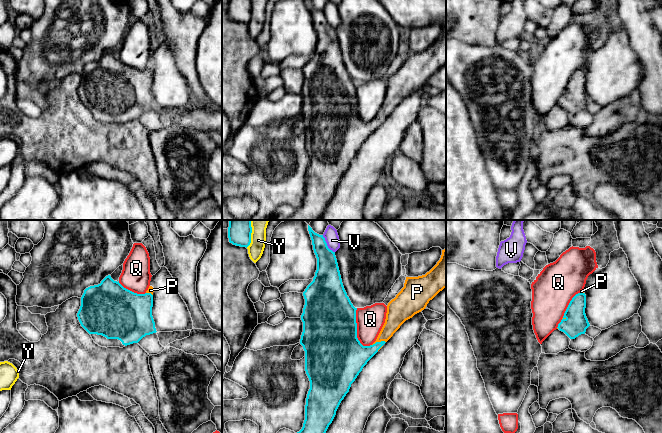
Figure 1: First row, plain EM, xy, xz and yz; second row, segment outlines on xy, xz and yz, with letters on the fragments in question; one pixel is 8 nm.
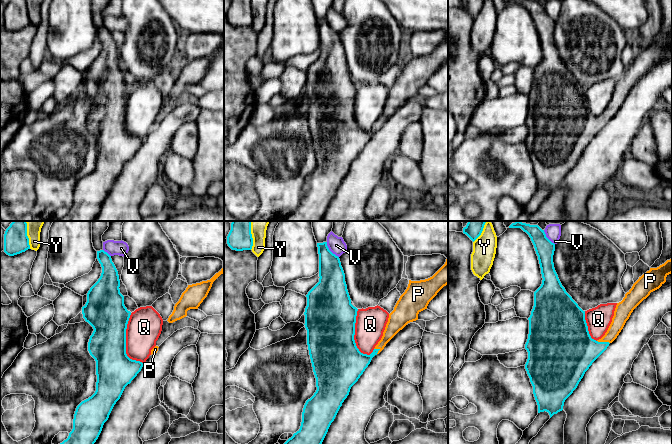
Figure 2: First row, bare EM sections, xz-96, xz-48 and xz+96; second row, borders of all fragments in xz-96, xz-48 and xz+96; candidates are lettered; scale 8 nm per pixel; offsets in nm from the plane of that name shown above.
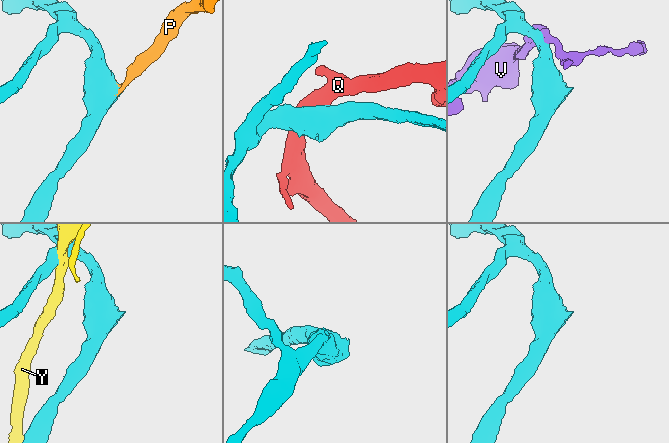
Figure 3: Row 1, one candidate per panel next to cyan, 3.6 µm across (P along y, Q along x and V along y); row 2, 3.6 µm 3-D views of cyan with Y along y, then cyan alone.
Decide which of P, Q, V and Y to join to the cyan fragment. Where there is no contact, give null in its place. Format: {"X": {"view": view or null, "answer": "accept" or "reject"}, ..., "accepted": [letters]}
{"P": {"view": "xz", "answer": "accept"}, "Q": {"view": "xz", "answer": "reject"}, "V": {"view": "xz", "answer": "reject"}, "Y": {"view": "xz", "answer": "reject"}, "accepted": ["P"]}

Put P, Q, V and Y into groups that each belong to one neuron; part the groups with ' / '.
P / Q / V / Y

